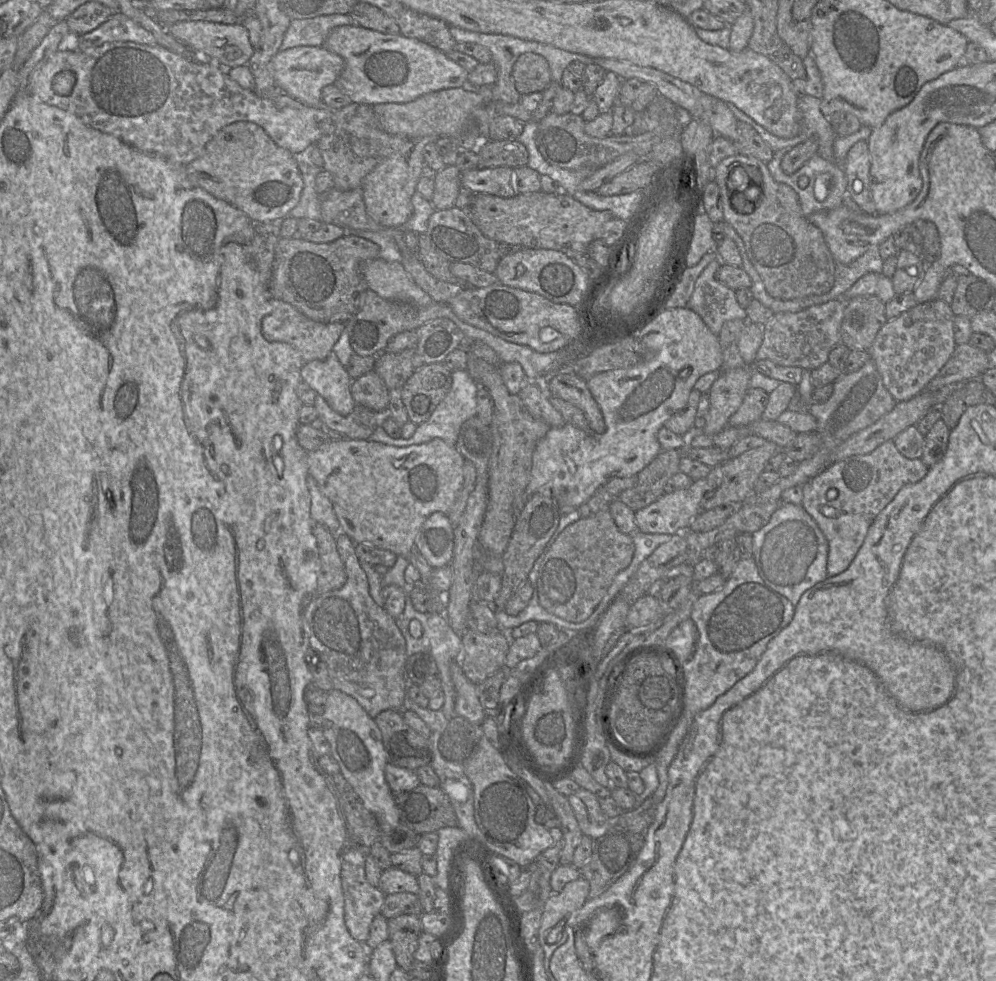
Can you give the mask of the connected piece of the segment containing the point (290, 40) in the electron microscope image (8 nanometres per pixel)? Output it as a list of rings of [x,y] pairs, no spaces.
[[[332,14],[291,20],[280,51],[297,46],[321,47],[334,28],[353,24],[355,22],[349,14]]]

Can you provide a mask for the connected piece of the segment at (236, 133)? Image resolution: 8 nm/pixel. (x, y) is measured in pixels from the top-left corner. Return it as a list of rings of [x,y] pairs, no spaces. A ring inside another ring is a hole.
[[[246,121],[222,128],[206,144],[203,153],[186,165],[186,174],[191,182],[237,207],[254,223],[287,217],[298,204],[304,186],[294,155],[278,146],[260,126]],[[241,134],[252,134],[254,145],[240,140]]]

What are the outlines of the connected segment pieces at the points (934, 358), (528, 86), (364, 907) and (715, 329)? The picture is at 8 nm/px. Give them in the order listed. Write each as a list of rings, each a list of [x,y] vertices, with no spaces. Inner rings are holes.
[[[934,299],[917,304],[880,329],[869,349],[870,356],[885,387],[897,402],[920,394],[949,360],[956,348],[954,318],[951,305]]]
[[[536,53],[521,54],[512,68],[516,90],[521,95],[542,92],[551,82],[547,60]]]
[[[360,845],[349,849],[342,858],[341,884],[344,897],[344,921],[351,936],[358,942],[366,942],[369,937],[370,925],[380,913],[385,900],[385,894],[372,886],[366,879],[365,861],[370,854],[369,847]]]
[[[721,259],[710,262],[698,277],[688,307],[698,314],[710,331],[718,336],[725,322],[747,318],[736,298],[735,291],[721,284],[716,273]]]

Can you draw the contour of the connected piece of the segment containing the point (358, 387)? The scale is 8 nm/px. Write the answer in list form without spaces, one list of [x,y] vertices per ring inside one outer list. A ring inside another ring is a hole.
[[[374,370],[353,380],[350,390],[356,405],[386,414],[390,390]]]

